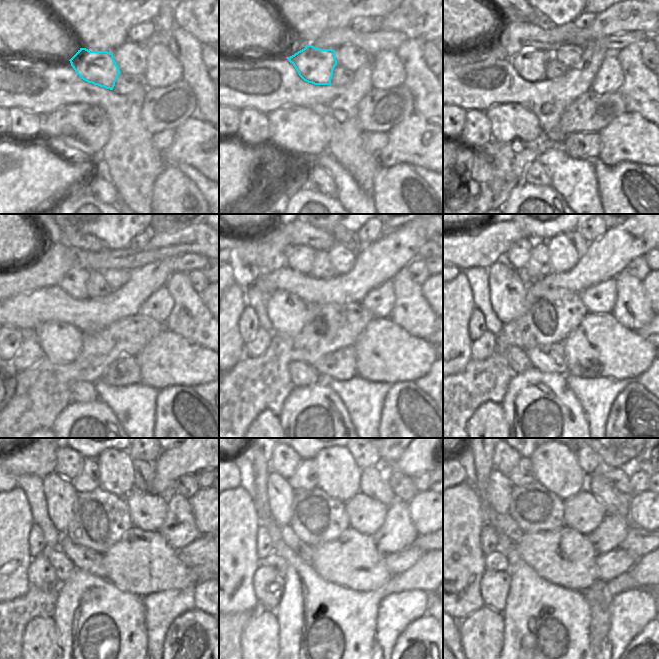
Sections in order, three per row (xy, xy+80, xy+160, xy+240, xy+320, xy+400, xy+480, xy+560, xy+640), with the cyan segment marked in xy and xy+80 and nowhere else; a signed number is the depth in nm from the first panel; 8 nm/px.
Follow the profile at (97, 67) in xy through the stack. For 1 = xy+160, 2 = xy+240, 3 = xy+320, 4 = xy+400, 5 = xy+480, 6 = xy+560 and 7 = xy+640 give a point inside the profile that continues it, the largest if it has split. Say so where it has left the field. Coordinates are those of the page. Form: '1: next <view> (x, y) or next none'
1: next xy+160 (529, 63)
2: next xy+240 (74, 282)
3: next xy+320 (299, 258)
4: next xy+400 (518, 255)
5: next xy+480 (70, 463)
6: next xy+560 (283, 459)
7: next xy+640 (505, 458)

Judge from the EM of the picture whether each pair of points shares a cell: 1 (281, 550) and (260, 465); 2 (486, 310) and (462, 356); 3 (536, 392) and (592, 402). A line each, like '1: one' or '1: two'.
1: one
2: two
3: two

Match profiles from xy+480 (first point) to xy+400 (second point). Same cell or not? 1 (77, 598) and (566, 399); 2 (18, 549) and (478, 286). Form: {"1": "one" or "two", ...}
{"1": "one", "2": "two"}

